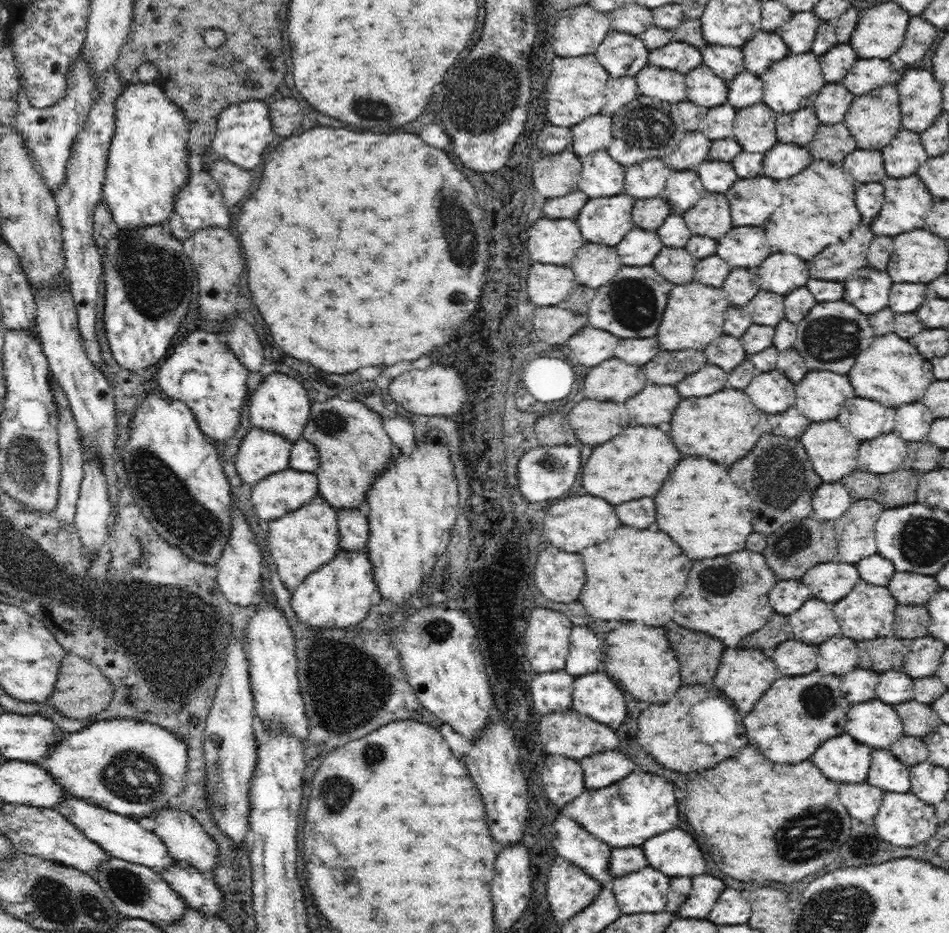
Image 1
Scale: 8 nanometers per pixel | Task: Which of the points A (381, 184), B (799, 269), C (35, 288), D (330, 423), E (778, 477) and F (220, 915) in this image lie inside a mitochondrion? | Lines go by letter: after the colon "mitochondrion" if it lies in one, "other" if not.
A: other
B: other
C: other
D: mitochondrion
E: mitochondrion
F: other

